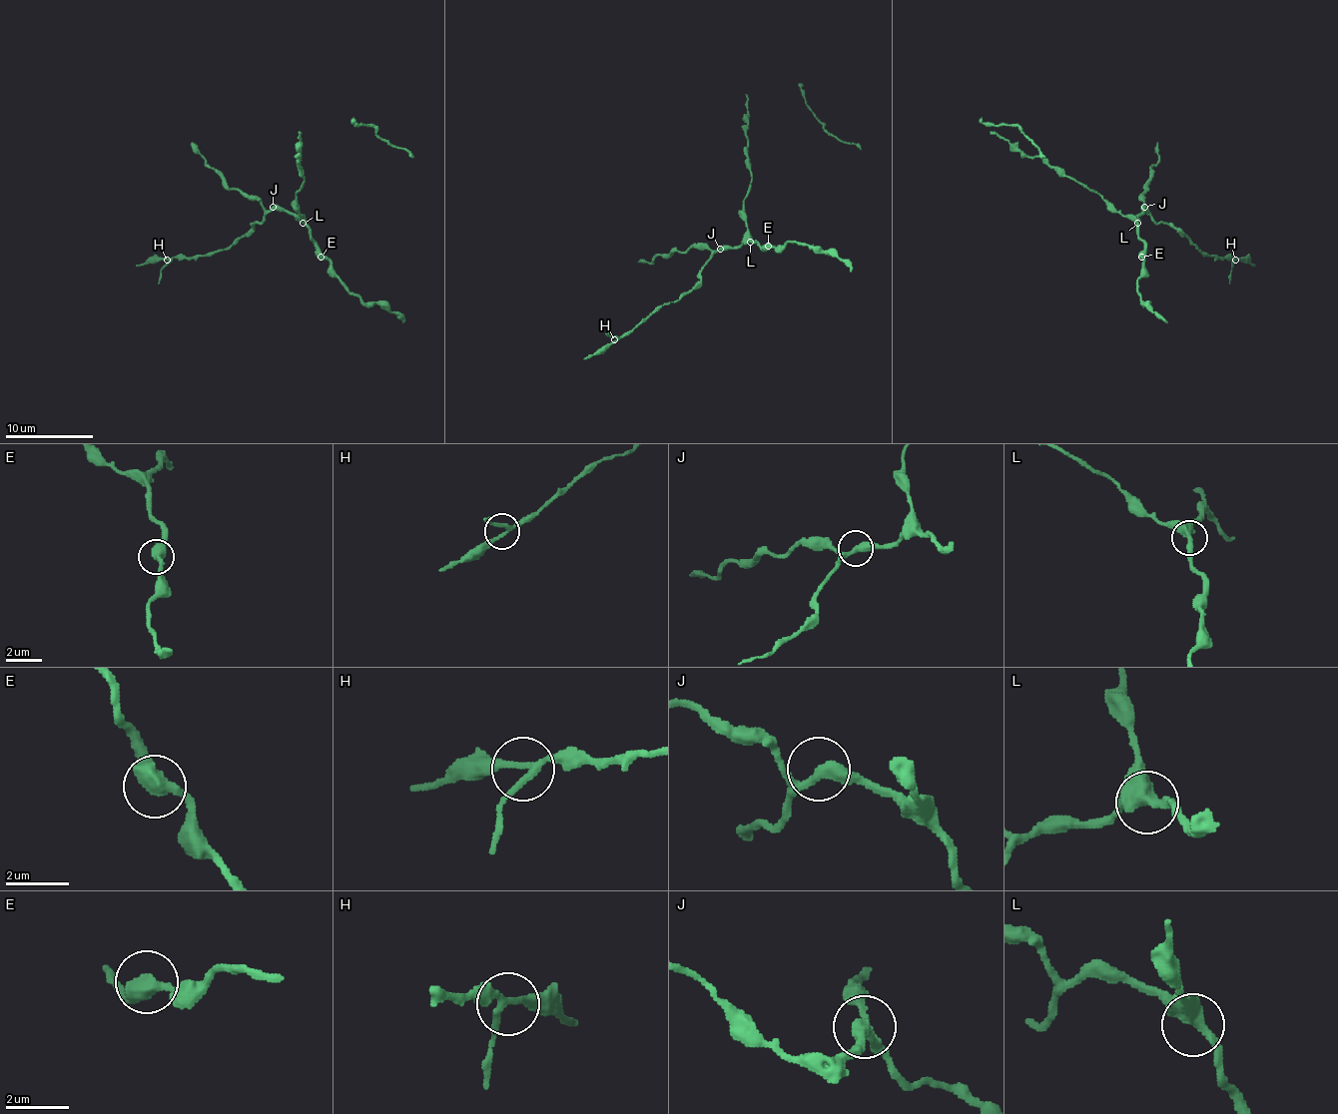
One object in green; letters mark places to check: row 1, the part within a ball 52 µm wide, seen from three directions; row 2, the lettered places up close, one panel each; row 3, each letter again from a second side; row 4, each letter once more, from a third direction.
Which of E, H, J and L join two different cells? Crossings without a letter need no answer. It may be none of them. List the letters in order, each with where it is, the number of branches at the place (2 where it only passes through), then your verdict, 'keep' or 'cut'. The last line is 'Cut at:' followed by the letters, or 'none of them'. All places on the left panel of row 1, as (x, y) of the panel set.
E: at (321, 257); 2 branches meet; keep
H: at (167, 260); 3 branches meet; keep
J: at (273, 207); 3 branches meet; keep
L: at (303, 223); 3 branches meet; keep
Cut at: none of them

